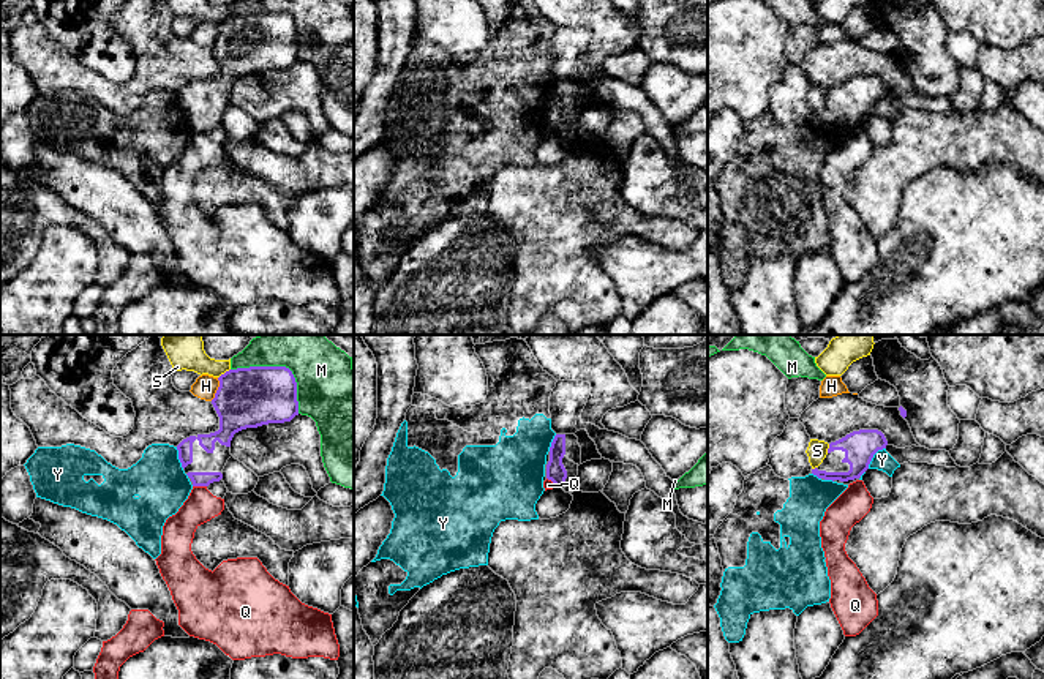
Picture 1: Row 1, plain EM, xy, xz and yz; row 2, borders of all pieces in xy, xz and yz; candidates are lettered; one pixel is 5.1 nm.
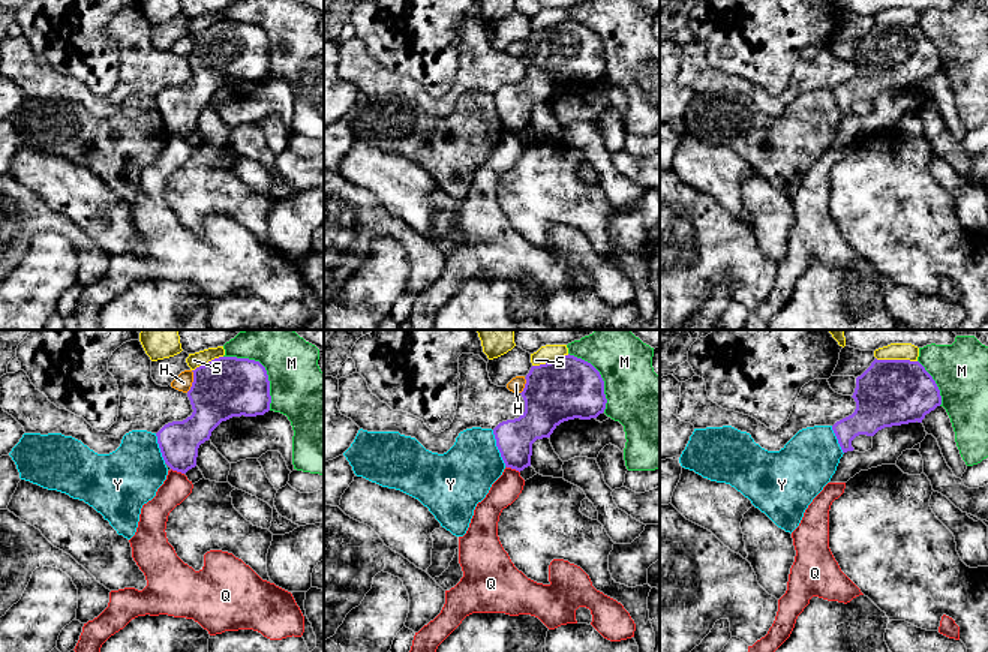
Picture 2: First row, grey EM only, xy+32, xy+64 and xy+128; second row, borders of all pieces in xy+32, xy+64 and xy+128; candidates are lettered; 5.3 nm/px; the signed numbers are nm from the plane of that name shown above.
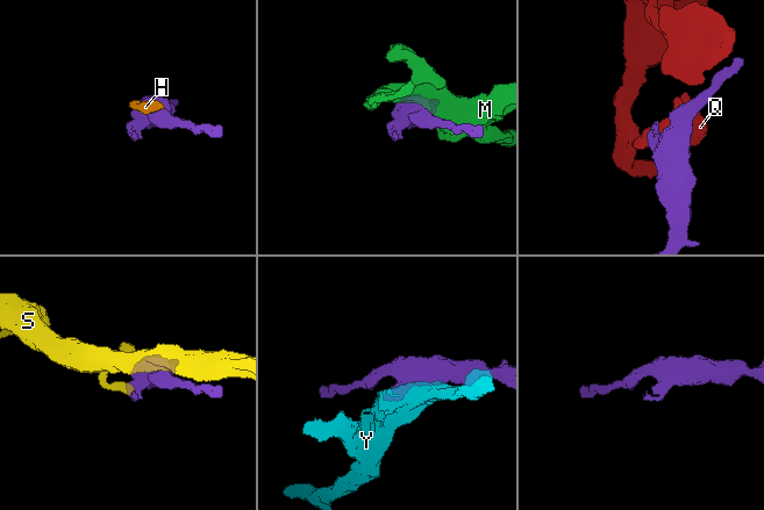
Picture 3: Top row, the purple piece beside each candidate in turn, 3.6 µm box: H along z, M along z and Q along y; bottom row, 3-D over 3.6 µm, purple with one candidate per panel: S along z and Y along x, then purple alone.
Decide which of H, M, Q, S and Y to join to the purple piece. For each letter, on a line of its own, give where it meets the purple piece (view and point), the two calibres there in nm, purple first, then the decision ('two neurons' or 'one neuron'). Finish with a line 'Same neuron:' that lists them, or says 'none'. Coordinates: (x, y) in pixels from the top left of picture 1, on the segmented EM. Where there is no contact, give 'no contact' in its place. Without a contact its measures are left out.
H: contact xy (218, 389); calibres 300 and 120 nm; two neurons
M: contact xy (281, 367); calibres 300 and 320 nm; two neurons
Q: contact xy (199, 485); calibres 80 and 160 nm; two neurons
S: contact xy (225, 373); calibres 300 and 200 nm; two neurons
Y: contact yz (872, 457); calibres 160 and 100 nm; two neurons
Same neuron: none

